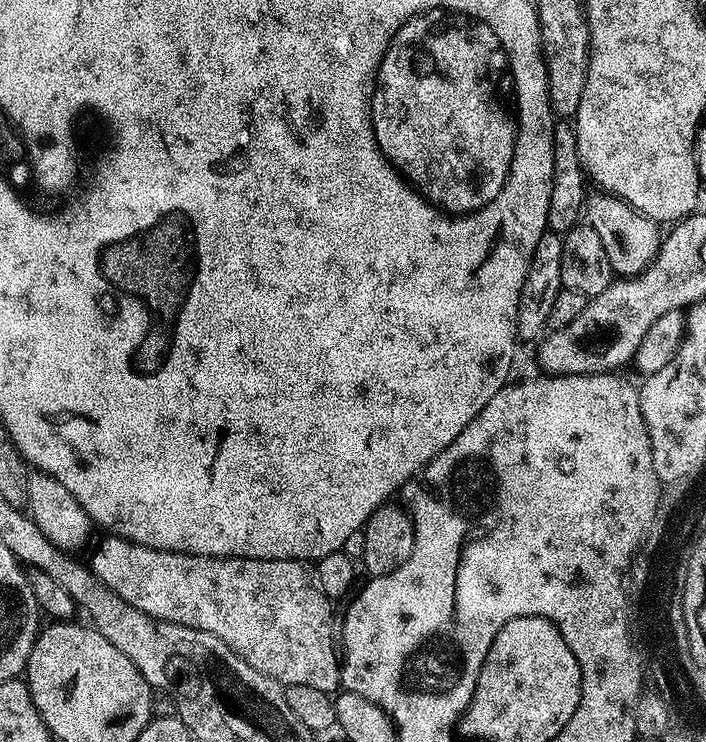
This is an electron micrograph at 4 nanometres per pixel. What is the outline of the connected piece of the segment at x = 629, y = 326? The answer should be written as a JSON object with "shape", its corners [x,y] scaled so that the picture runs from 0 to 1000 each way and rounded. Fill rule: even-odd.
{"shape":[[[904,371],[868,376],[867,384],[853,391],[853,396],[834,403],[813,434],[780,443],[763,460],[763,500],[779,507],[841,507],[846,501],[878,499],[882,491],[894,487],[915,445],[926,439],[929,420],[943,423],[941,399],[929,404],[929,399],[924,399],[924,388],[918,388],[918,383],[907,383]]]}

